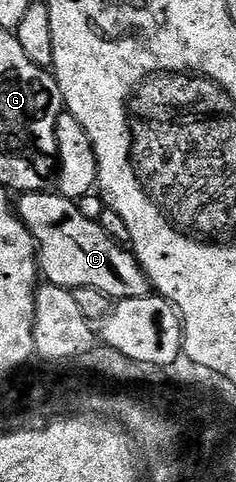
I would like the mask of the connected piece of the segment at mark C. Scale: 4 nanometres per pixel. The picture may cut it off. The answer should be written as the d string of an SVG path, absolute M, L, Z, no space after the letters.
M54 190L28 192L17 197L16 211L38 246L38 267L45 283L71 290L92 286L114 302L151 295L150 279L133 251L108 238L101 223L88 218L75 201Z

